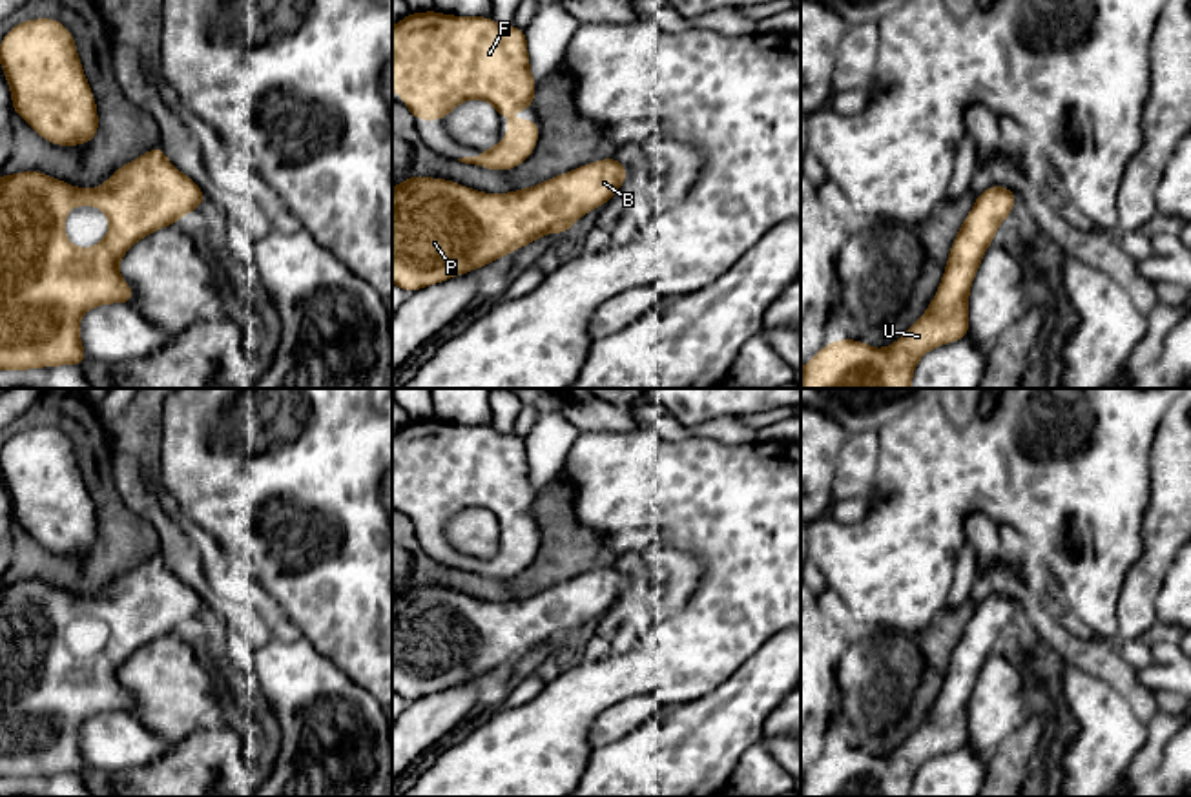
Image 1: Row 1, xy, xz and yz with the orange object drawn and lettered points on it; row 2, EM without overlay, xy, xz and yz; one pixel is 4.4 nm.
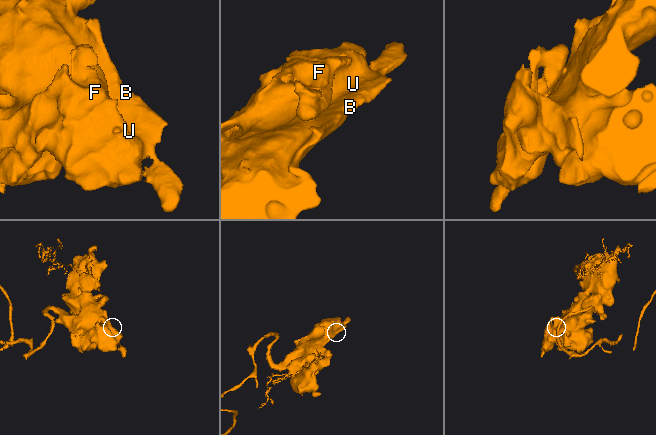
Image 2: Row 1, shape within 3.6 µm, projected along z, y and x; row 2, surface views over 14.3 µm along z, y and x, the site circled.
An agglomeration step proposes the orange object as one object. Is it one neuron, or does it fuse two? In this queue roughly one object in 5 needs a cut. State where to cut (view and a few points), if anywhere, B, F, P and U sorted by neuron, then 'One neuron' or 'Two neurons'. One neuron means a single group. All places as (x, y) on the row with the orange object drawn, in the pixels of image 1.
No split. Groups: B F P U. One neuron

